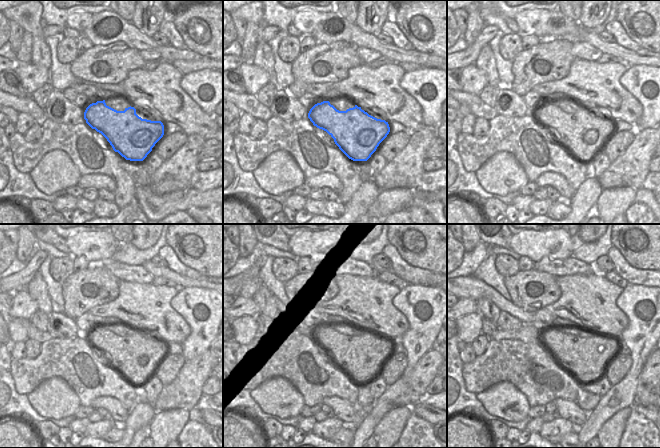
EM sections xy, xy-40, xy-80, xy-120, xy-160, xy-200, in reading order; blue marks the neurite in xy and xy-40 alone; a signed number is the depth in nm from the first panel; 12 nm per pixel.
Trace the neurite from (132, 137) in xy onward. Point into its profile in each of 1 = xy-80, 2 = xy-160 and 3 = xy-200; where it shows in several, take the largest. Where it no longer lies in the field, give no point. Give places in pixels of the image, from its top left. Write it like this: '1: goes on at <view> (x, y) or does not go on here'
1: goes on at xy-80 (581, 132)
2: goes on at xy-160 (358, 353)
3: goes on at xy-200 (584, 353)

